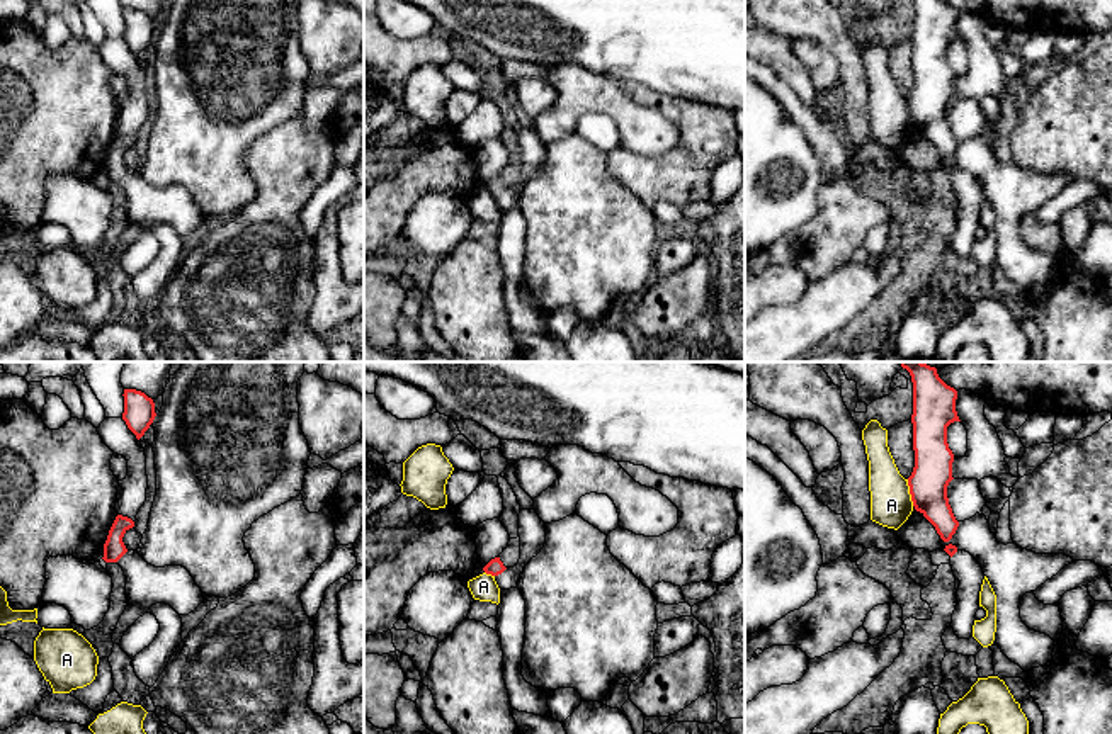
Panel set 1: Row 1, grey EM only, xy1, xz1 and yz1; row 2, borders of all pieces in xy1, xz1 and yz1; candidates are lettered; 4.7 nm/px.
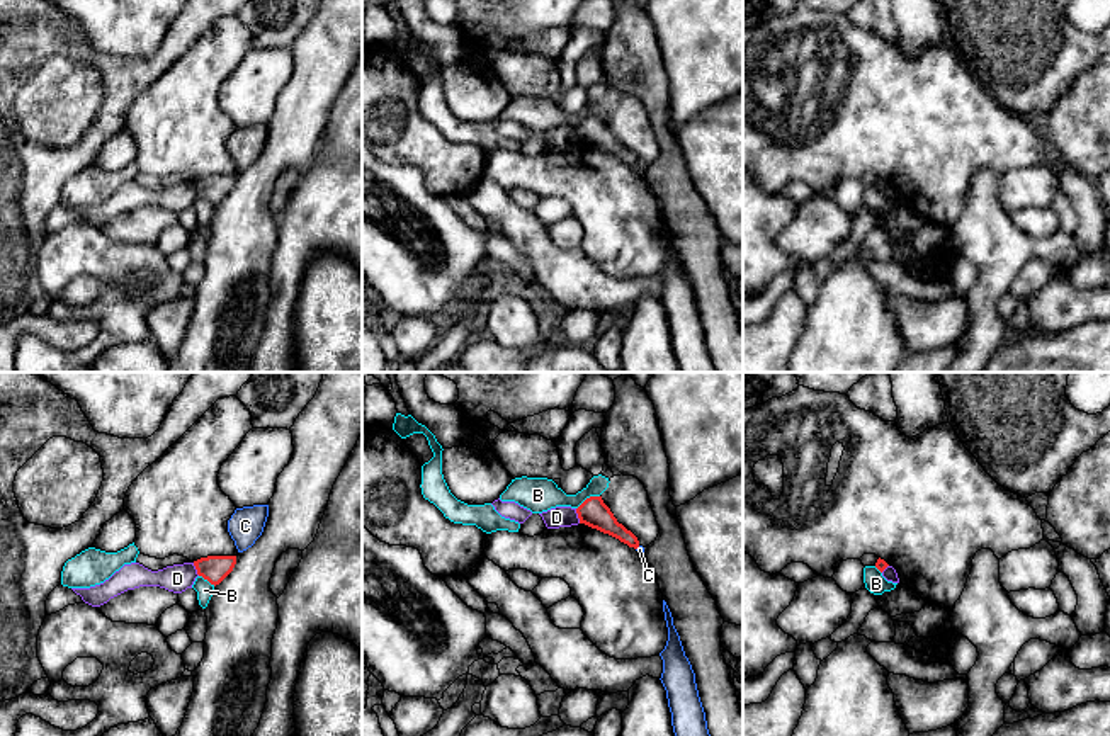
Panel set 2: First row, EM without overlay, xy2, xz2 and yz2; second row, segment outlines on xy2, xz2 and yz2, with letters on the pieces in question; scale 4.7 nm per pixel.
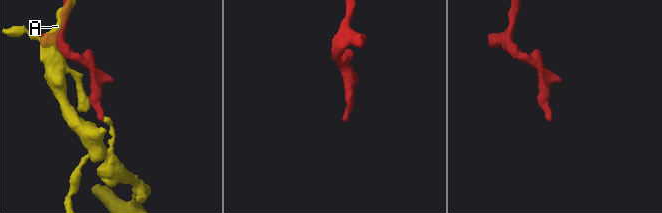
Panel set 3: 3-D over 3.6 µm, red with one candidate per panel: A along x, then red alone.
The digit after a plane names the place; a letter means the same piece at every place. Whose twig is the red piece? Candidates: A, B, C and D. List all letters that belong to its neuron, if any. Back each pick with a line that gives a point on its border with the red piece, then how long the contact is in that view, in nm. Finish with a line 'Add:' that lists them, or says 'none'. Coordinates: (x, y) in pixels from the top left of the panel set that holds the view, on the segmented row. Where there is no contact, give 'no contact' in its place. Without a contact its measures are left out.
Add: none

